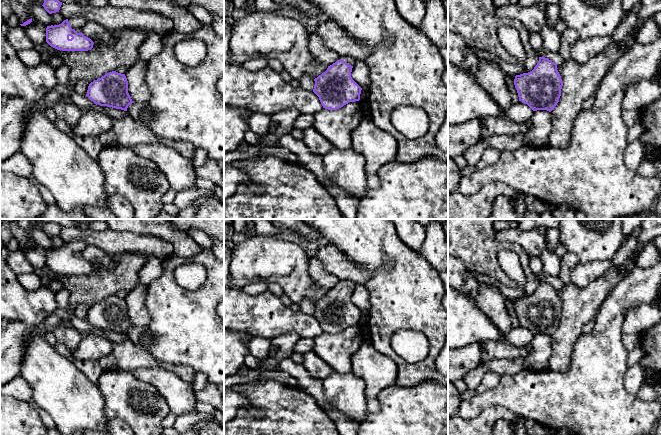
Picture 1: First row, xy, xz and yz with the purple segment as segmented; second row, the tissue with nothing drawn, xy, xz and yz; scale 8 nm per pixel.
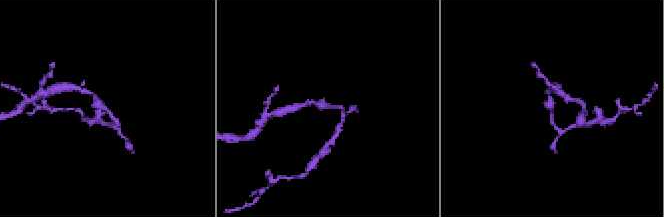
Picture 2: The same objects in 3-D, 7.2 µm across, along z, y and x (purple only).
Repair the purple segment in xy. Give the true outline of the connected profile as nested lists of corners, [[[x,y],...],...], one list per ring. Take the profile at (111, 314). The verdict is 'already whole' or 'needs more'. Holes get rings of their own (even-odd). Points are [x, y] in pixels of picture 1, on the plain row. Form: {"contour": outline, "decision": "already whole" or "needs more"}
{"contour": [[[116,295],[109,296],[101,302],[94,304],[88,310],[86,320],[95,328],[127,335],[130,328],[134,327],[128,317],[128,305],[125,298]]], "decision": "already whole"}

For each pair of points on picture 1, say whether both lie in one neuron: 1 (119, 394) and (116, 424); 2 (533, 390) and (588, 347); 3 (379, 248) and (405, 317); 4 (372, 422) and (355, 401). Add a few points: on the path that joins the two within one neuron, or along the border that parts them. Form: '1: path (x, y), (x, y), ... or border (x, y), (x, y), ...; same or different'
1: border (109, 418), (120, 418), (127, 424); different
2: path (549, 390), (554, 390), (581, 363); same
3: path (397, 262), (405, 270), (405, 299); same
4: border (367, 413), (364, 420), (359, 424); different

